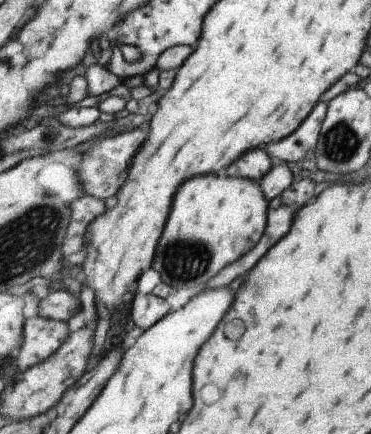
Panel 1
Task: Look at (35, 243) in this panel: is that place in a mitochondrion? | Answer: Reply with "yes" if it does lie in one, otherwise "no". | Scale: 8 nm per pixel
yes

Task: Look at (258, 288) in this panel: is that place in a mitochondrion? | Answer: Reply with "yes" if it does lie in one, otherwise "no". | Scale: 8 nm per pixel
yes

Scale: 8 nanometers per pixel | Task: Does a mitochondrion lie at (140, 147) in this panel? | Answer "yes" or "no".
no

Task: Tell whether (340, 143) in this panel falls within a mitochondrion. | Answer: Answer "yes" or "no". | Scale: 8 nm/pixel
yes

